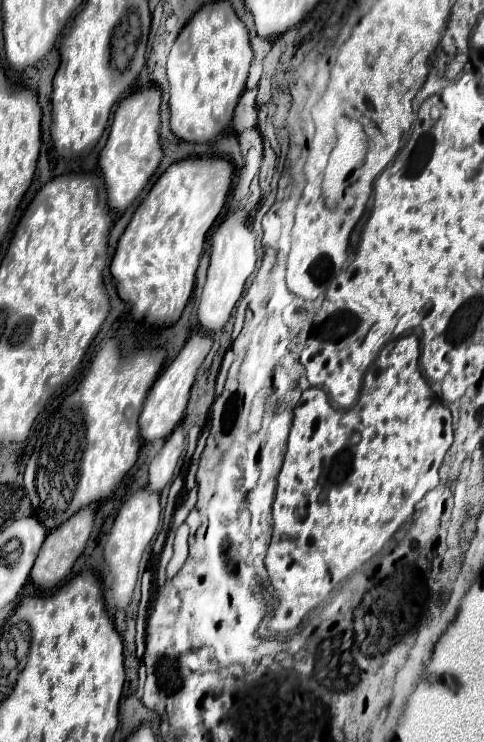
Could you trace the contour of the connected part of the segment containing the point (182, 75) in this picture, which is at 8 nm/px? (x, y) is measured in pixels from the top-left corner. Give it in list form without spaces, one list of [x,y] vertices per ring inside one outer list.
[[[229,1],[203,5],[179,33],[167,61],[171,85],[171,131],[189,143],[209,143],[233,119],[235,105],[245,89],[251,45],[245,23],[235,15]]]

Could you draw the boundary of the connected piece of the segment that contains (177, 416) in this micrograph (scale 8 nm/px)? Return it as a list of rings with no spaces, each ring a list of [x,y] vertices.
[[[195,333],[187,339],[185,347],[181,349],[181,353],[175,357],[175,361],[159,375],[159,379],[155,381],[155,385],[151,387],[145,407],[141,411],[139,417],[139,427],[141,427],[141,437],[145,441],[155,441],[155,439],[167,439],[173,429],[183,421],[185,409],[187,409],[187,401],[189,401],[189,391],[191,385],[195,381],[197,369],[201,367],[201,363],[205,361],[207,353],[211,351],[213,345],[213,337],[207,333]]]

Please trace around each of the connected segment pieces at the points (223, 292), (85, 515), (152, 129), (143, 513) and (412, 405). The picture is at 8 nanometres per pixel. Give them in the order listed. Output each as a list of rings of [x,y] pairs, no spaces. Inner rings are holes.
[[[235,211],[215,229],[213,239],[211,239],[211,265],[209,265],[207,283],[205,283],[199,311],[197,311],[197,317],[199,317],[199,323],[203,329],[217,333],[225,327],[235,303],[239,301],[239,297],[245,289],[247,277],[255,269],[255,263],[257,263],[255,233],[249,229],[249,225],[245,221],[245,211]]]
[[[89,505],[87,509],[81,509],[79,513],[75,513],[75,517],[69,517],[63,525],[59,525],[57,529],[53,529],[47,535],[47,539],[45,539],[45,543],[43,543],[39,555],[37,555],[37,561],[35,561],[35,565],[31,569],[31,581],[37,587],[41,587],[41,589],[53,589],[53,587],[57,587],[71,573],[77,557],[83,553],[83,549],[87,545],[87,539],[91,535],[93,517],[95,517],[95,507]]]
[[[157,85],[143,87],[123,99],[115,111],[111,133],[107,145],[99,155],[99,167],[107,185],[109,205],[117,213],[125,213],[127,207],[139,197],[141,189],[149,183],[155,169],[161,163],[163,151],[159,145],[159,105],[161,105],[161,91]]]
[[[139,489],[133,493],[119,509],[117,519],[113,523],[113,529],[109,533],[107,545],[105,545],[105,561],[109,565],[109,571],[113,575],[113,583],[105,593],[109,609],[125,609],[131,603],[133,589],[139,577],[139,561],[145,551],[145,547],[151,543],[157,525],[161,519],[161,505],[159,505],[159,495],[151,493],[149,489]]]
[[[405,335],[387,343],[365,373],[361,399],[347,411],[335,409],[321,387],[303,391],[295,407],[285,463],[279,473],[273,503],[273,539],[264,561],[271,587],[279,599],[273,619],[267,623],[269,629],[295,629],[339,581],[377,555],[393,533],[413,515],[415,503],[437,487],[439,465],[453,443],[451,411],[435,397],[423,379],[419,355],[419,339],[415,335]],[[353,433],[361,435],[361,441],[355,445],[349,443]]]

